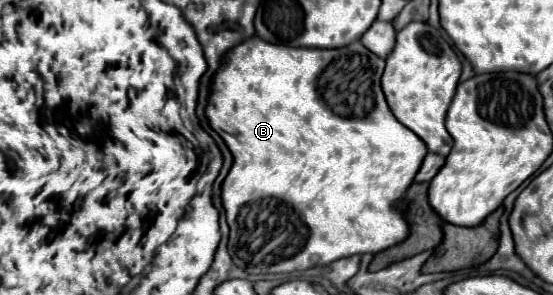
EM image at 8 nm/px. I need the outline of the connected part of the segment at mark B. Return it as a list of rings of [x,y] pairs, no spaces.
[[[252,36],[228,52],[222,70],[214,78],[206,114],[210,126],[224,138],[224,142],[228,144],[234,156],[234,164],[222,182],[222,204],[230,226],[228,252],[238,268],[242,268],[248,274],[284,274],[294,270],[306,270],[354,254],[378,254],[390,246],[396,246],[408,236],[408,224],[404,222],[404,216],[400,214],[396,202],[404,198],[408,186],[414,182],[414,176],[420,170],[422,160],[426,158],[428,148],[410,128],[406,128],[396,120],[390,106],[386,104],[384,92],[380,88],[384,66],[386,62],[380,56],[372,54],[366,46],[362,46],[362,42],[352,42],[350,46],[336,48],[336,50],[320,50],[320,48],[288,48]]]

